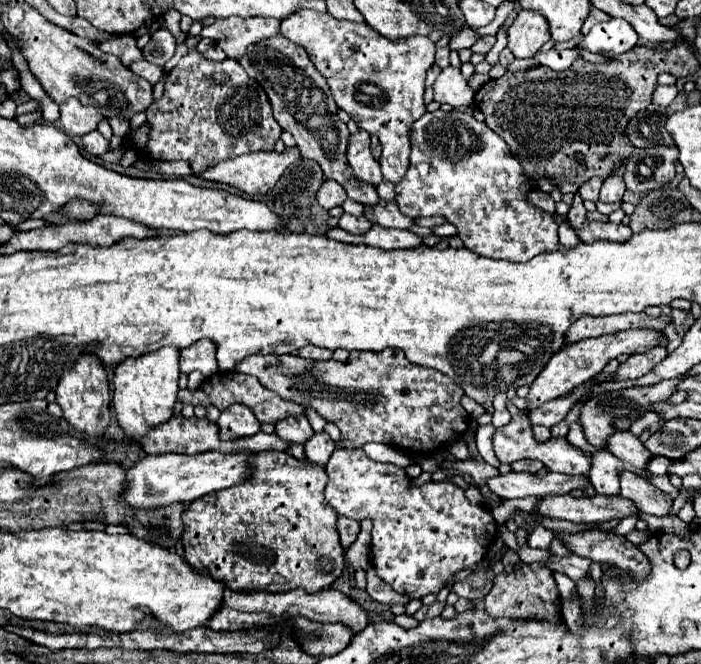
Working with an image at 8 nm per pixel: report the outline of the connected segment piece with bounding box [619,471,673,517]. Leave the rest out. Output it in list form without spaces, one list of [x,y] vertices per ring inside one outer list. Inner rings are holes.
[[[621,471],[619,479],[621,479],[621,495],[625,499],[631,499],[635,507],[639,507],[639,511],[659,517],[669,513],[673,501],[667,493],[663,493],[661,489],[657,489],[655,485],[647,483],[645,479],[637,477],[631,471]]]

